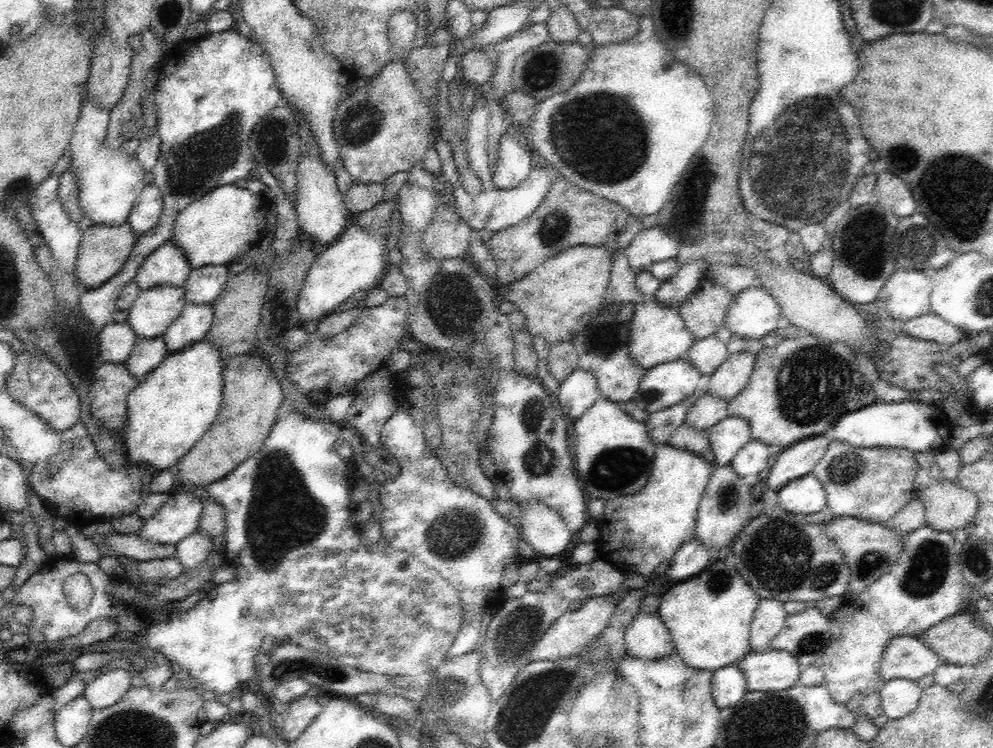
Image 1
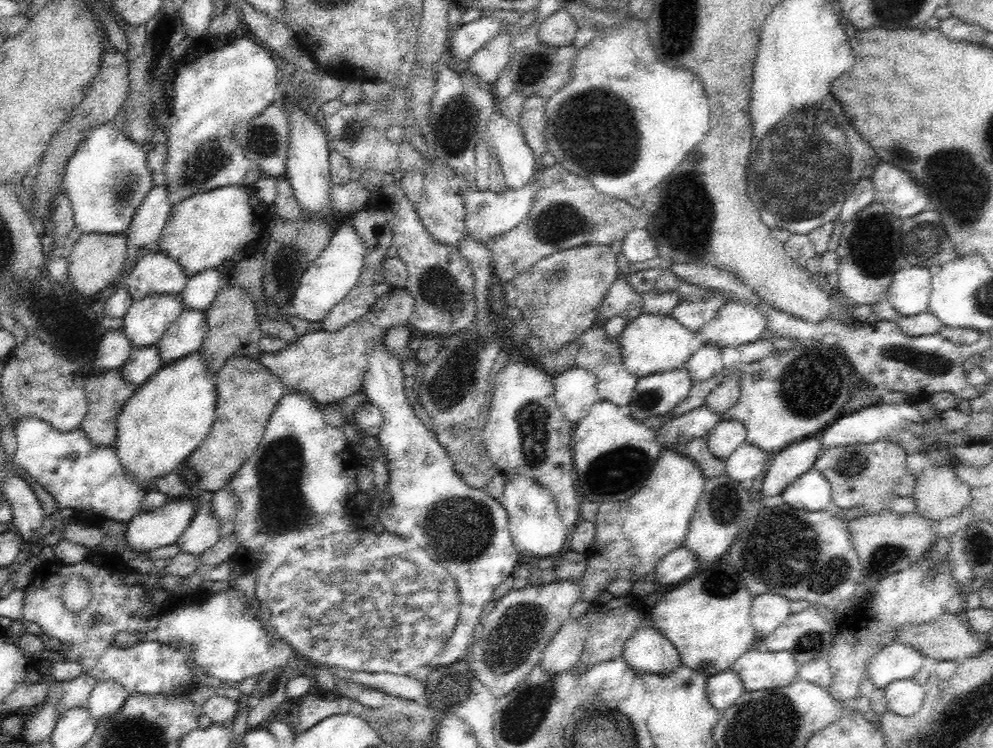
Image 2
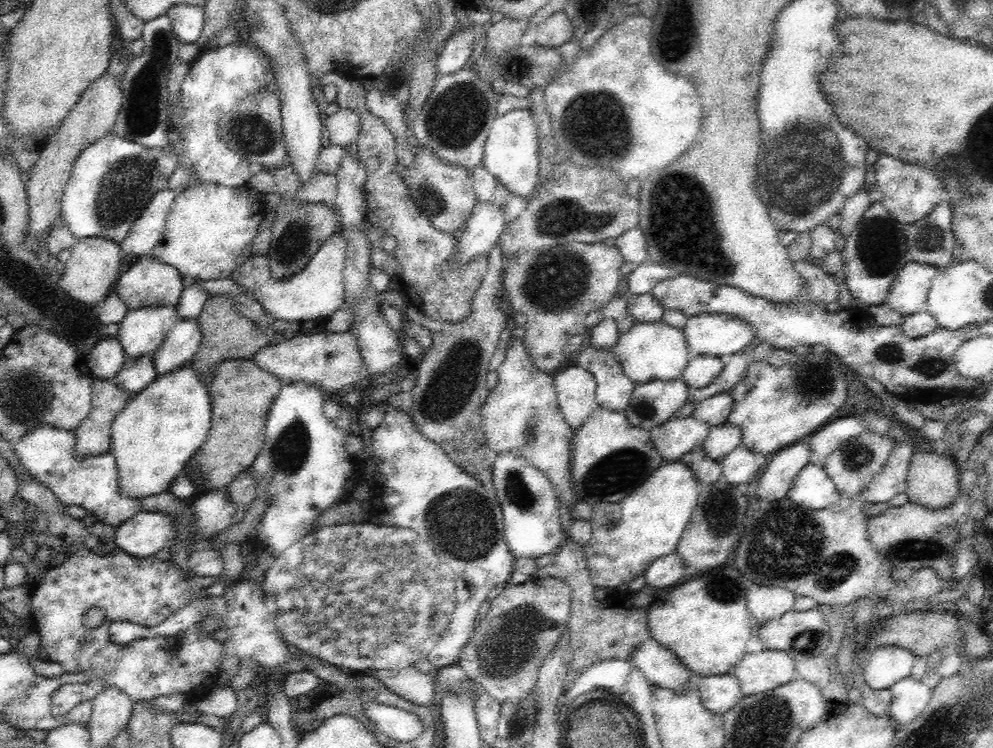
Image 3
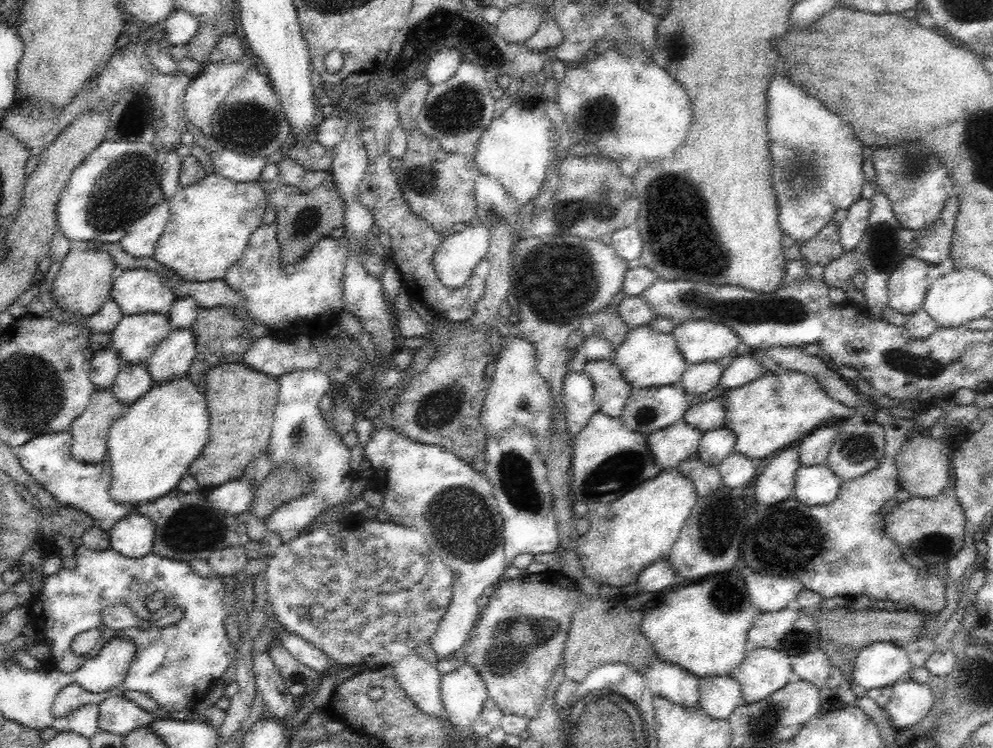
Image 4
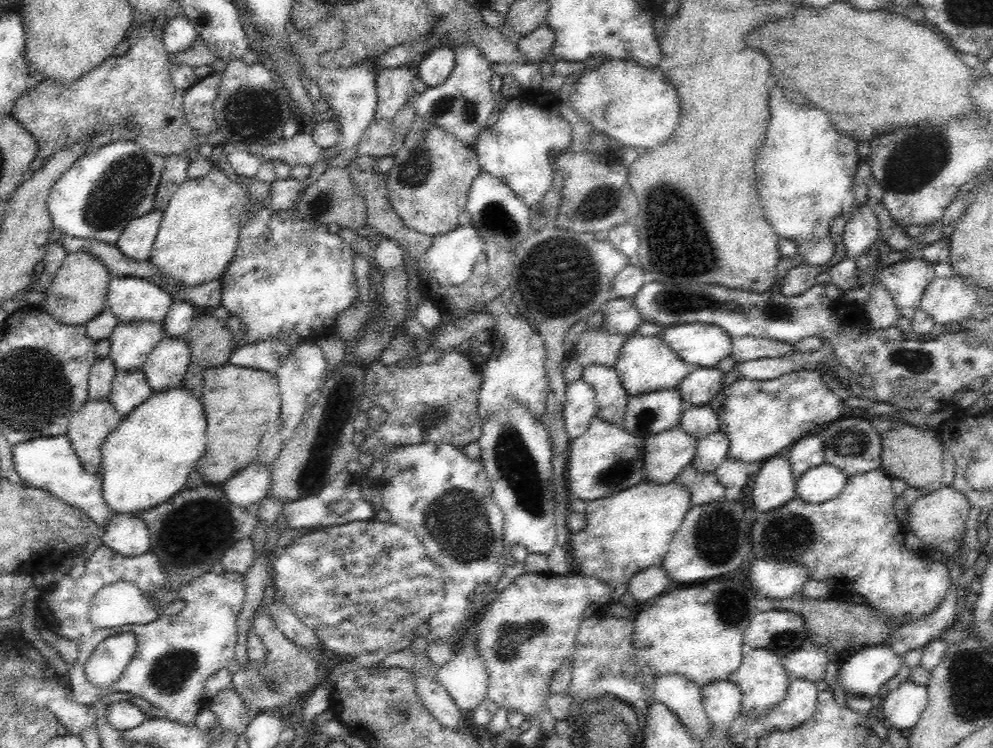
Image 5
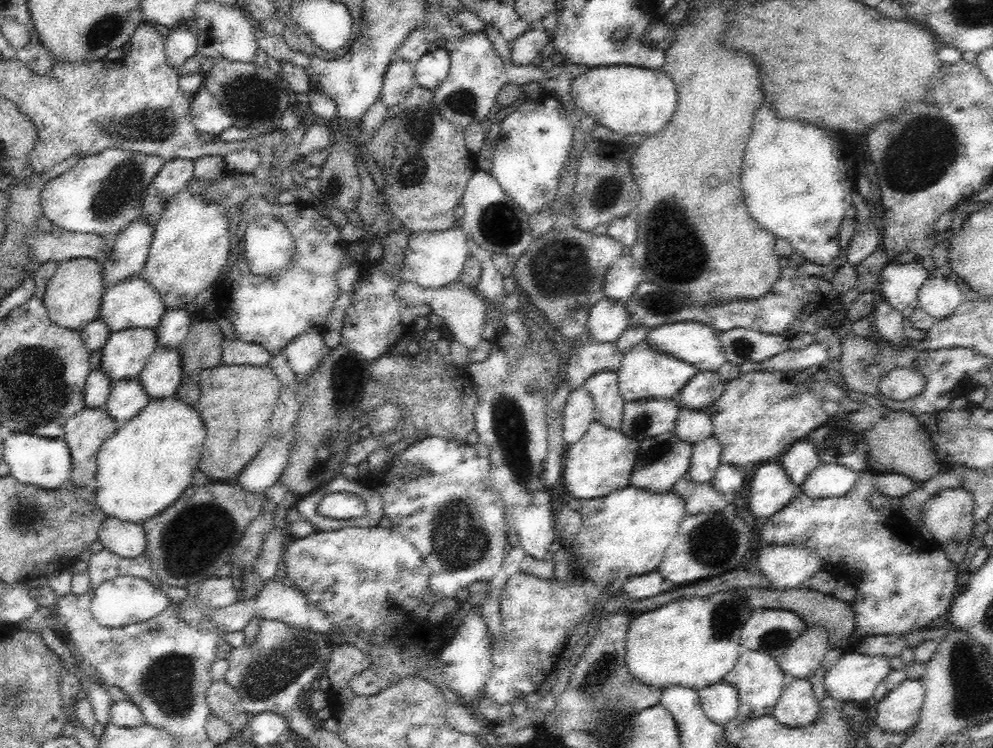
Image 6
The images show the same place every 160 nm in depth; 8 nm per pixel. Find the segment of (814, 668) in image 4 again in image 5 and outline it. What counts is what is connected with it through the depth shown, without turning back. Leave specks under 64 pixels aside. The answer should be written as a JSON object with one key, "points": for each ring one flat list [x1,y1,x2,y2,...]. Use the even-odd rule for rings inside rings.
{"points":[[815,644,812,648,798,648,787,654,783,664,789,675,815,683,824,679,829,661,827,652]]}

